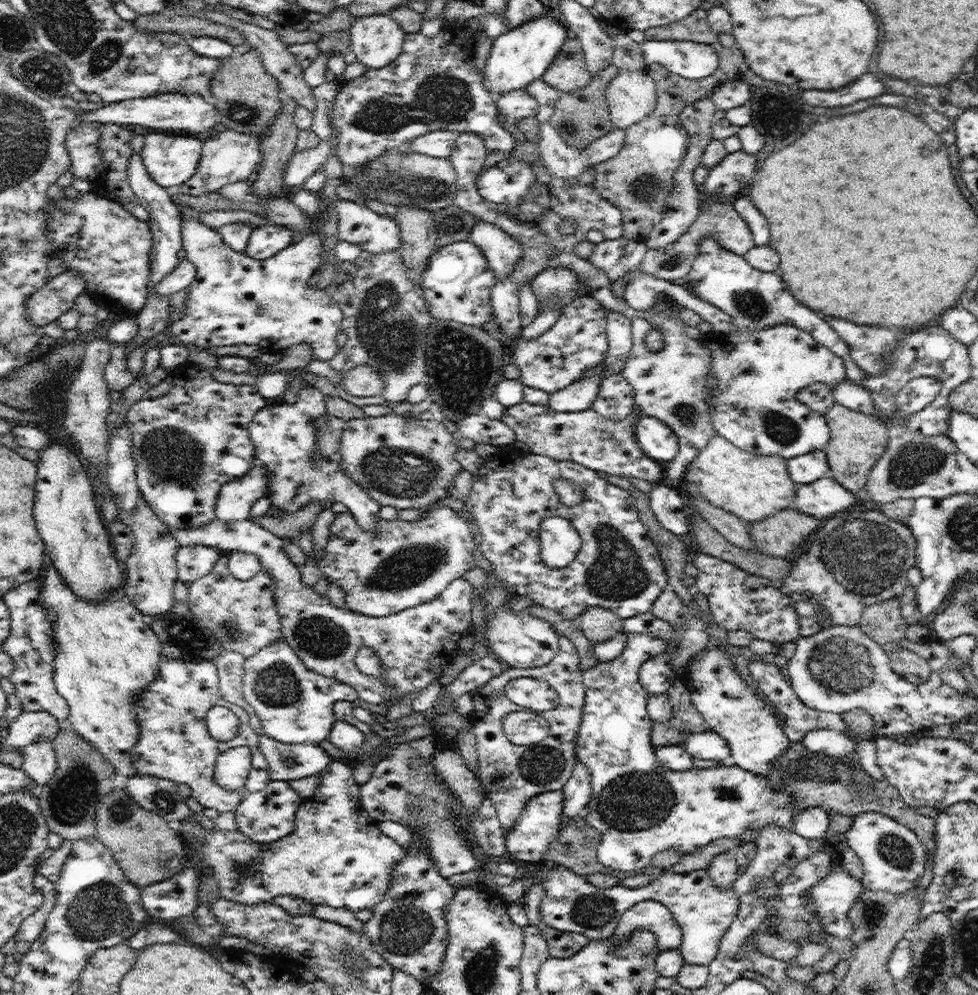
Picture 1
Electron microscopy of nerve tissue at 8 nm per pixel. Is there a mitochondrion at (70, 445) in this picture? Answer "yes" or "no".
no

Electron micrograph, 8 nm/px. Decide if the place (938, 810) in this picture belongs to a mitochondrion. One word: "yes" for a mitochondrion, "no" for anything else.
no

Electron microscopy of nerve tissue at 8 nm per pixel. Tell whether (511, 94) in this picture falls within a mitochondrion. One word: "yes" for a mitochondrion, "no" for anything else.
no

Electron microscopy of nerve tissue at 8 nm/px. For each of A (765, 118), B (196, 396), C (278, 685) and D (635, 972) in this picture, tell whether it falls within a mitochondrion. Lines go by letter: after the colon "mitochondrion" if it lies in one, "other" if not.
A: other
B: other
C: mitochondrion
D: other

